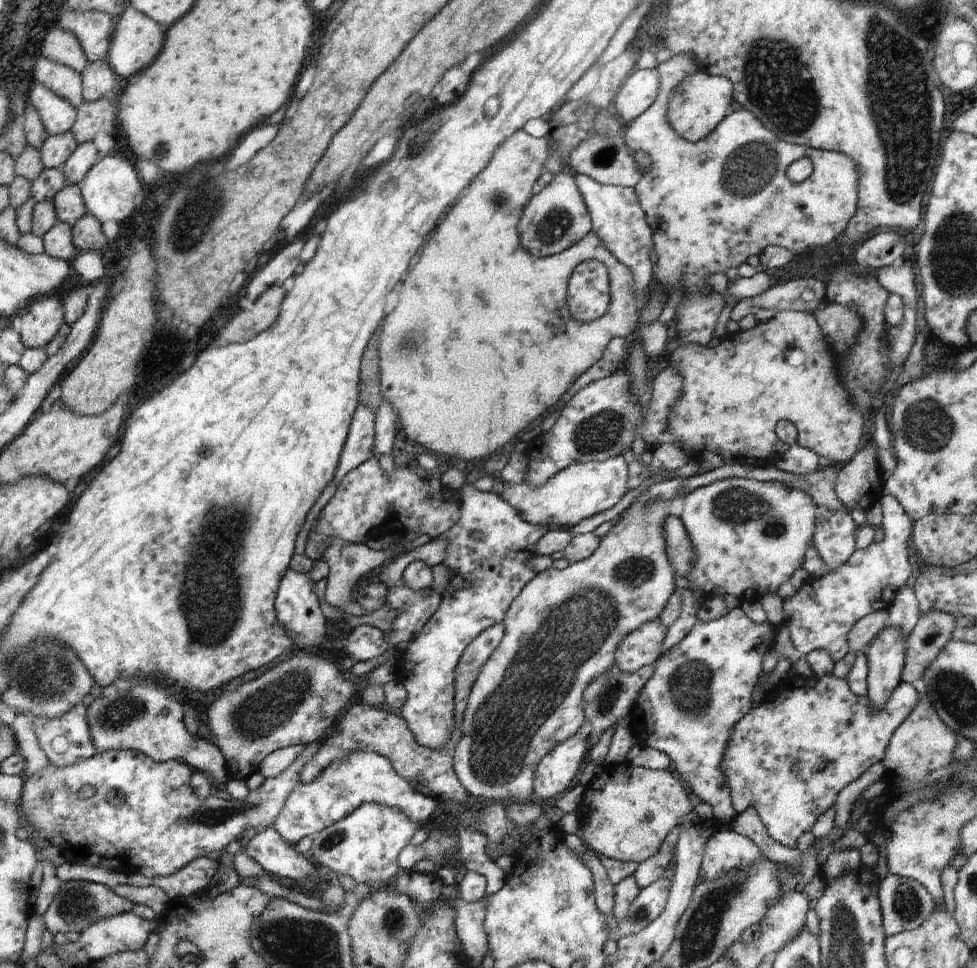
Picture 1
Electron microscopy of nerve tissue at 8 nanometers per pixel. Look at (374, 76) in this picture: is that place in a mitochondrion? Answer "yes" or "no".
no

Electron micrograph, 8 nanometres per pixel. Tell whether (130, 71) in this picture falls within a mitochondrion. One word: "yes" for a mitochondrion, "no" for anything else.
no

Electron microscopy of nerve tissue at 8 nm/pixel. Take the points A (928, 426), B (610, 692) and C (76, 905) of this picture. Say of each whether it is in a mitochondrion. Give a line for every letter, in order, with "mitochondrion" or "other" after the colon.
A: mitochondrion
B: mitochondrion
C: mitochondrion

